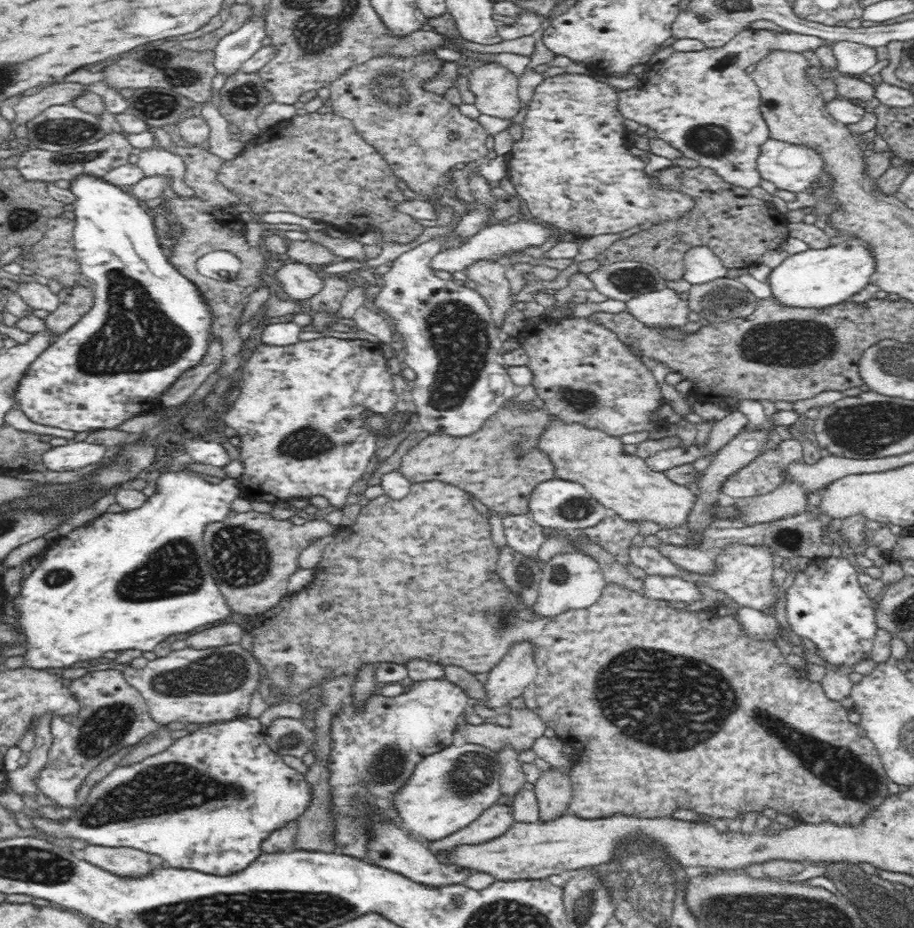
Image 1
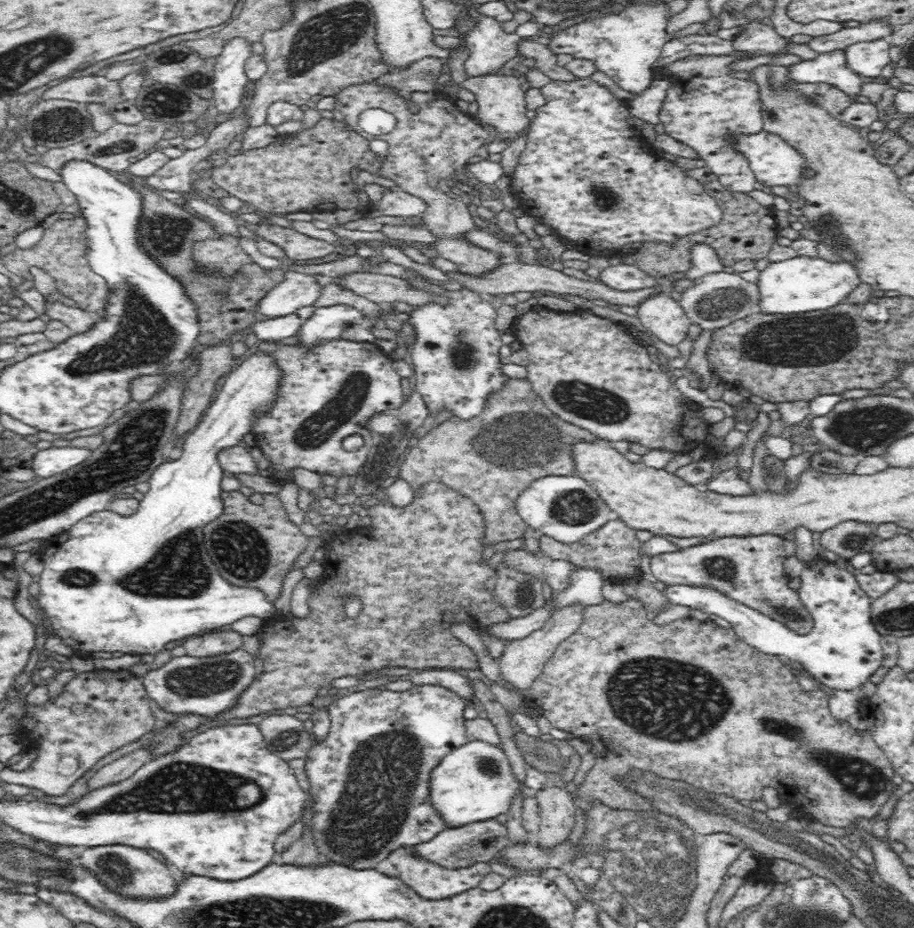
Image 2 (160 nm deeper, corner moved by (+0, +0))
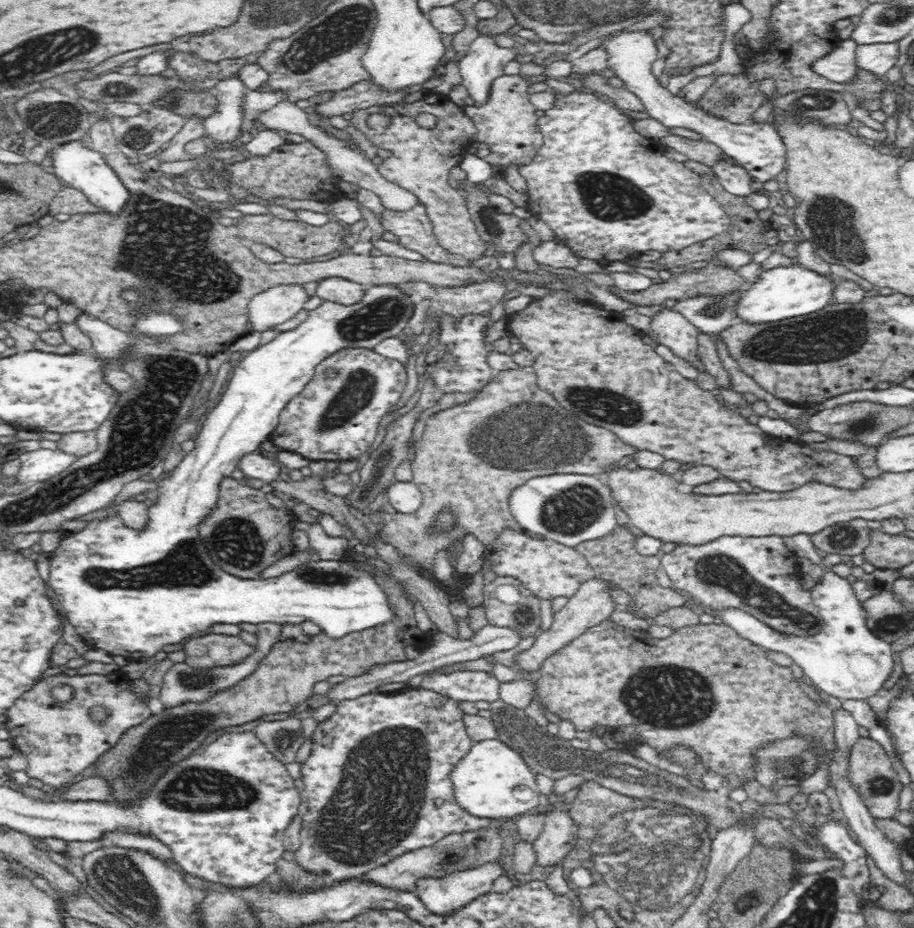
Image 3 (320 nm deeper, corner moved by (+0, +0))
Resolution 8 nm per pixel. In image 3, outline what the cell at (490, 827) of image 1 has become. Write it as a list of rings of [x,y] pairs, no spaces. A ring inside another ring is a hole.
[[[490,824],[490,828],[480,828],[474,832],[450,834],[440,842],[426,848],[412,850],[388,864],[370,870],[362,880],[369,880],[383,888],[399,890],[399,892],[417,893],[417,882],[421,878],[439,879],[454,872],[469,871],[487,863],[495,863],[502,856],[502,848],[506,848],[506,840],[502,840],[502,832],[498,832],[498,824]]]

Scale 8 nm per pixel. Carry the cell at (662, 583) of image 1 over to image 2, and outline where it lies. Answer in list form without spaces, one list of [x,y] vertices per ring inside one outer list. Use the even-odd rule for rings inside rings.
[[[814,560],[800,574],[798,599],[813,619],[814,628],[809,634],[794,633],[781,622],[763,615],[725,594],[706,587],[667,585],[663,593],[672,605],[681,604],[698,608],[730,622],[739,639],[771,655],[786,656],[791,662],[802,664],[802,670],[817,684],[832,690],[856,691],[870,682],[870,677],[883,666],[884,654],[881,635],[874,627],[871,615],[871,598],[866,595],[850,568],[838,568],[830,560]]]

